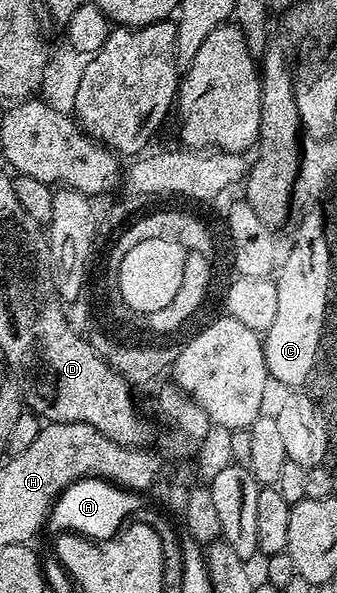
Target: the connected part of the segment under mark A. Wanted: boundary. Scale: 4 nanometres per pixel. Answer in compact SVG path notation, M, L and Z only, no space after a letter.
M98 478L79 480L77 483L71 484L55 501L48 516L47 528L55 532L54 534L78 534L96 541L110 539L124 527L124 524L131 518L129 516L133 512L137 511L136 513L138 513L142 509L141 500L137 496L140 495L114 485L110 481Z

